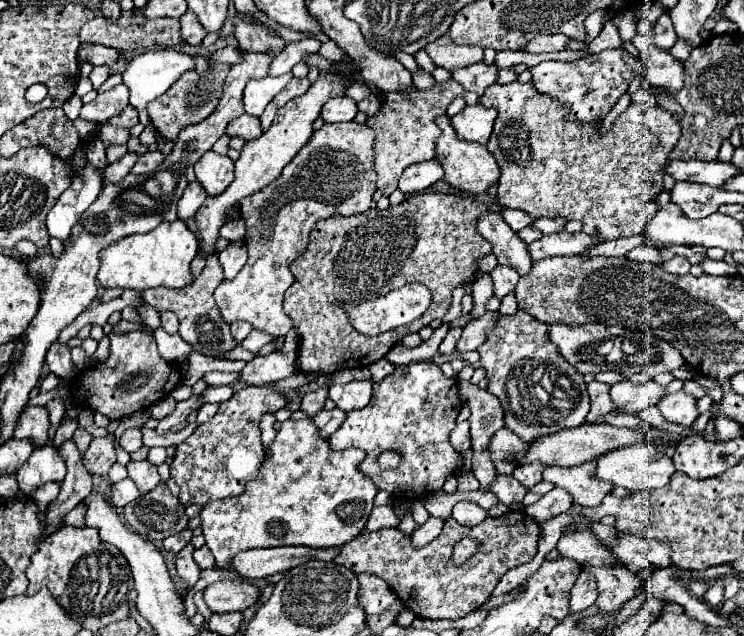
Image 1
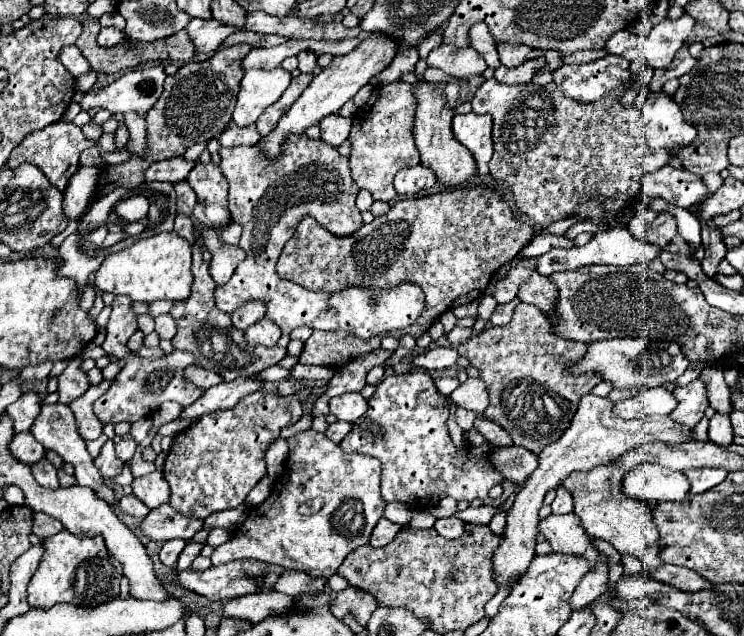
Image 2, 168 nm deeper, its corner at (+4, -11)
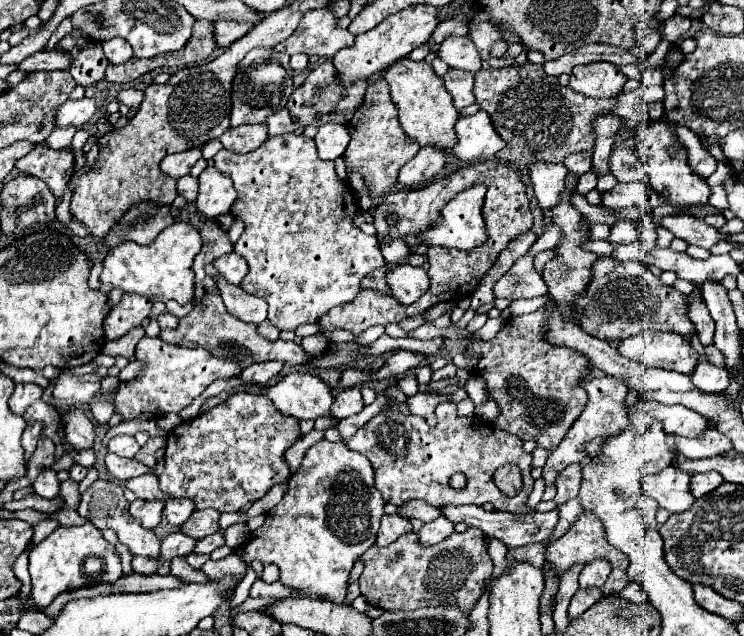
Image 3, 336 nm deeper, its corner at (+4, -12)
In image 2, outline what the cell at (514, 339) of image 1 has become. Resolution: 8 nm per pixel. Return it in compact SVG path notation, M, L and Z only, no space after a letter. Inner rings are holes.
M519 303L515 307L509 325L487 327L481 333L475 333L469 341L461 343L457 351L479 369L479 375L487 385L489 407L485 409L485 417L501 425L515 445L521 445L535 455L567 431L577 413L581 395L589 393L601 381L593 373L575 377L565 373L563 363L579 359L587 351L587 345L553 335L547 317L539 307L529 303Z

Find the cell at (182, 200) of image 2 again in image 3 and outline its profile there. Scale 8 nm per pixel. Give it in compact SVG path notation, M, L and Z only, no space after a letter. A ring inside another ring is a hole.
M183 176L177 180L177 192L187 200L187 202L193 202L197 198L197 178L193 176Z

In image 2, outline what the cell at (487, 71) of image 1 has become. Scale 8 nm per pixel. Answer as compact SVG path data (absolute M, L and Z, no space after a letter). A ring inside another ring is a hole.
M537 57L537 59L529 59L525 61L523 65L519 67L513 67L513 69L507 69L507 67L499 67L495 69L495 79L499 79L499 83L507 83L507 85L513 85L513 83L529 83L533 79L533 75L543 69L545 65L545 57Z

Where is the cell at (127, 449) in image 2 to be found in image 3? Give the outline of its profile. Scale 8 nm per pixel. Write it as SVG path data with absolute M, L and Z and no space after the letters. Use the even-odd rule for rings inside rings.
M115 436L109 440L109 452L117 454L117 456L123 456L123 458L133 458L137 452L139 452L139 444L133 440L133 436Z

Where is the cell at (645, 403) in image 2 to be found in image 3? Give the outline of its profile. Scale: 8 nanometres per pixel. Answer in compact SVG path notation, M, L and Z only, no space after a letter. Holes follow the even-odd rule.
M647 402L643 404L649 414L653 414L665 428L667 434L677 434L685 438L703 438L705 430L709 428L709 420L699 416L697 412L675 404L675 406L665 406L659 402Z

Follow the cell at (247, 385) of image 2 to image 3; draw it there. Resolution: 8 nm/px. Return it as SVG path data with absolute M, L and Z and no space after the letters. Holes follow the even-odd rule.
M273 360L273 362L259 362L259 364L251 364L251 366L247 366L245 370L243 370L243 374L241 374L241 378L243 380L255 380L255 382L259 382L259 384L265 384L265 382L269 382L273 376L277 376L279 372L281 372L281 368L283 368L283 362L277 362L277 360Z

